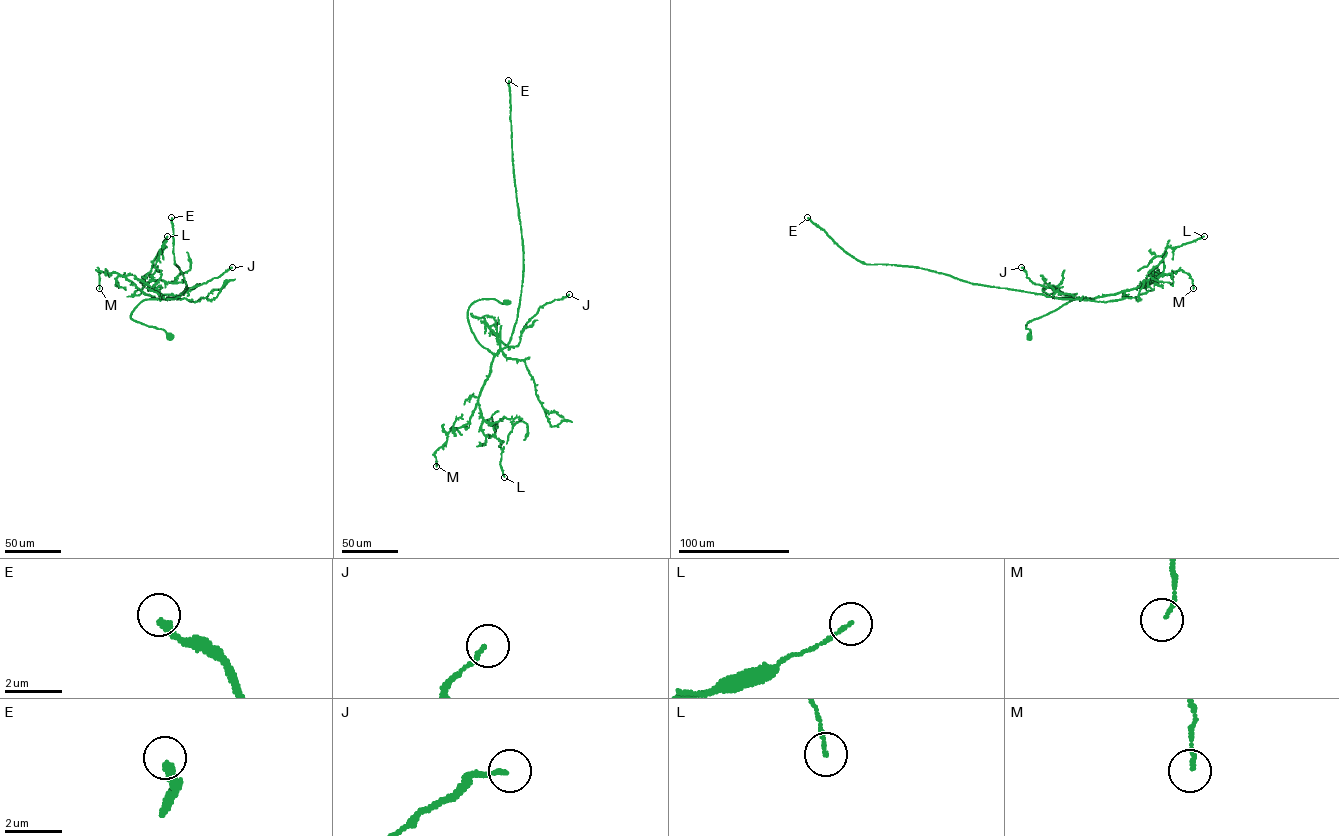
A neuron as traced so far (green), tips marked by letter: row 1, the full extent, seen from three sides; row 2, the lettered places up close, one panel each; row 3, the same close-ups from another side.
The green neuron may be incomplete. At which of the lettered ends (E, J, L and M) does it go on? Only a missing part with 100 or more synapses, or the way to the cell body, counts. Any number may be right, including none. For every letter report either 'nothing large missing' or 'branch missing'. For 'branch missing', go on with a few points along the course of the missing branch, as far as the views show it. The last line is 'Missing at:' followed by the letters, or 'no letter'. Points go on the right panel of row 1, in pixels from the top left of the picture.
E: branch missing | (807, 217), (776, 190), (700, 159), (693, 150), (697, 136), (693, 133), (706, 130), (710, 139)
J: nothing large missing
L: nothing large missing
M: nothing large missing
Missing at: E

